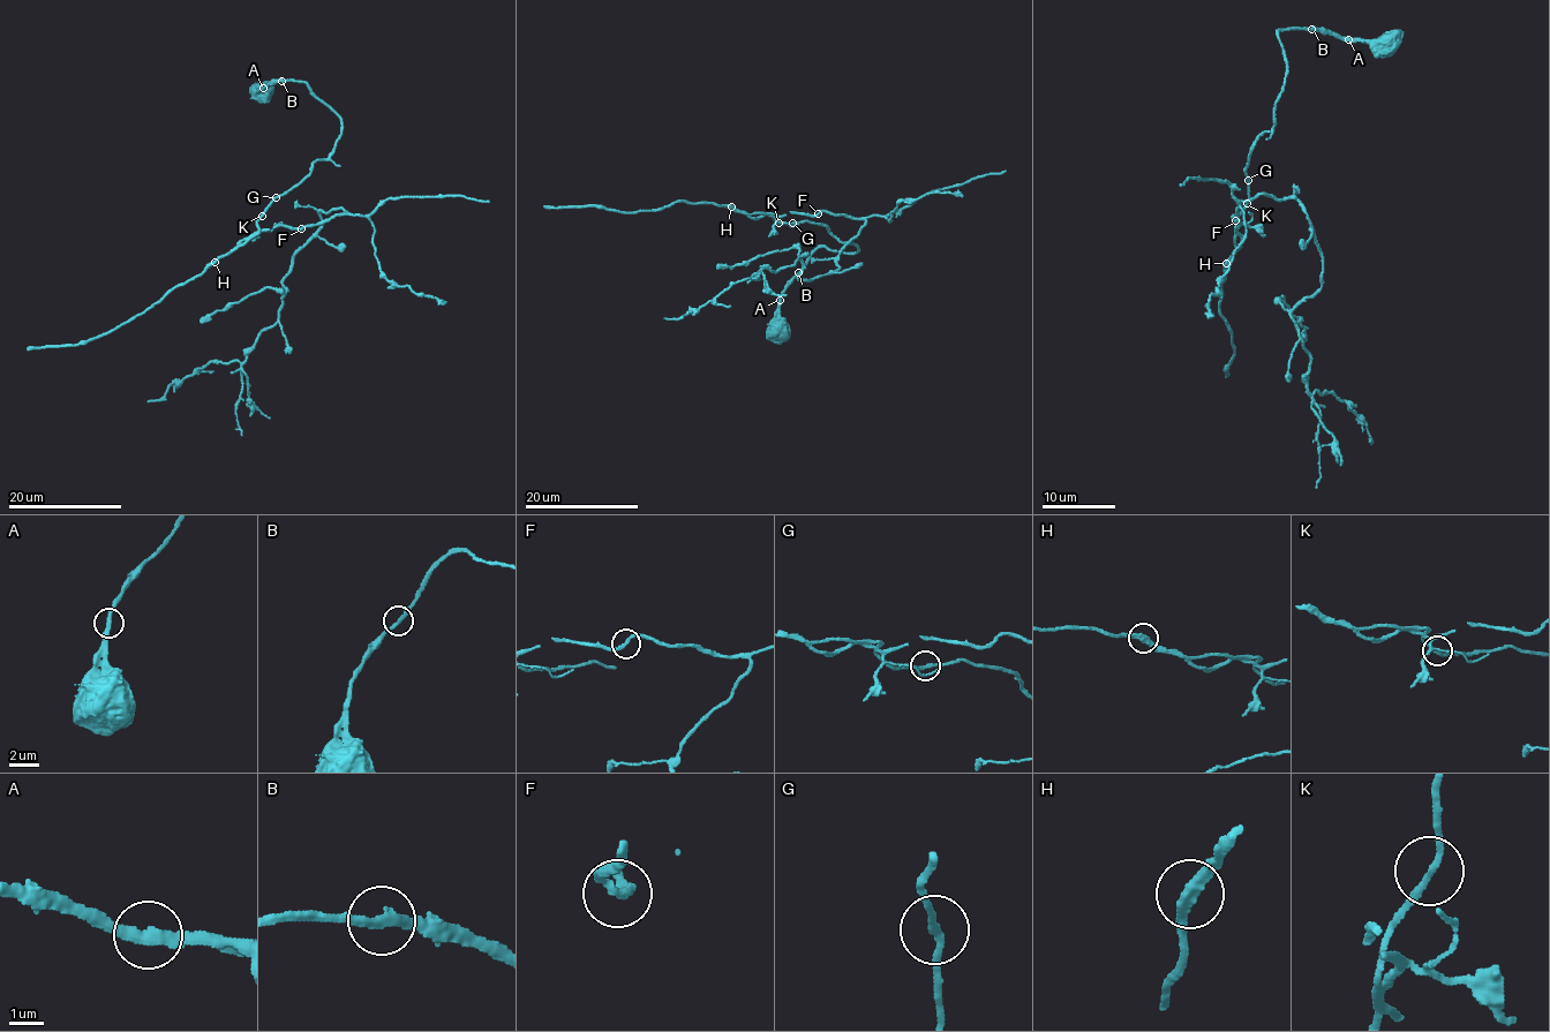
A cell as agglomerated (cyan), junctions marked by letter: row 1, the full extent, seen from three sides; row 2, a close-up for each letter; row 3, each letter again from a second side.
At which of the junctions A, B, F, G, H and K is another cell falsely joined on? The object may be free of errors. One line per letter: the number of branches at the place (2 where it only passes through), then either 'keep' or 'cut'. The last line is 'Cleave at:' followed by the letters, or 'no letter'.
A: branches 2; keep
B: branches 2; keep
F: branches 2; keep
G: branches 2; keep
H: branches 2; keep
K: branches 2; keep
Cleave at: no letter

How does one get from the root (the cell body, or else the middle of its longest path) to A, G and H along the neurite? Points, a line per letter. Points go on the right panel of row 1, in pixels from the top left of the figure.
A: (1383, 46), (1377, 50), (1364, 40), (1348, 38)
G: (1383, 46), (1315, 29), (1278, 31), (1287, 74), (1274, 127), (1249, 152), (1247, 180)
H: (1383, 46), (1315, 29), (1278, 31), (1287, 74), (1274, 127), (1256, 137), (1247, 158), (1249, 202), (1227, 263)

